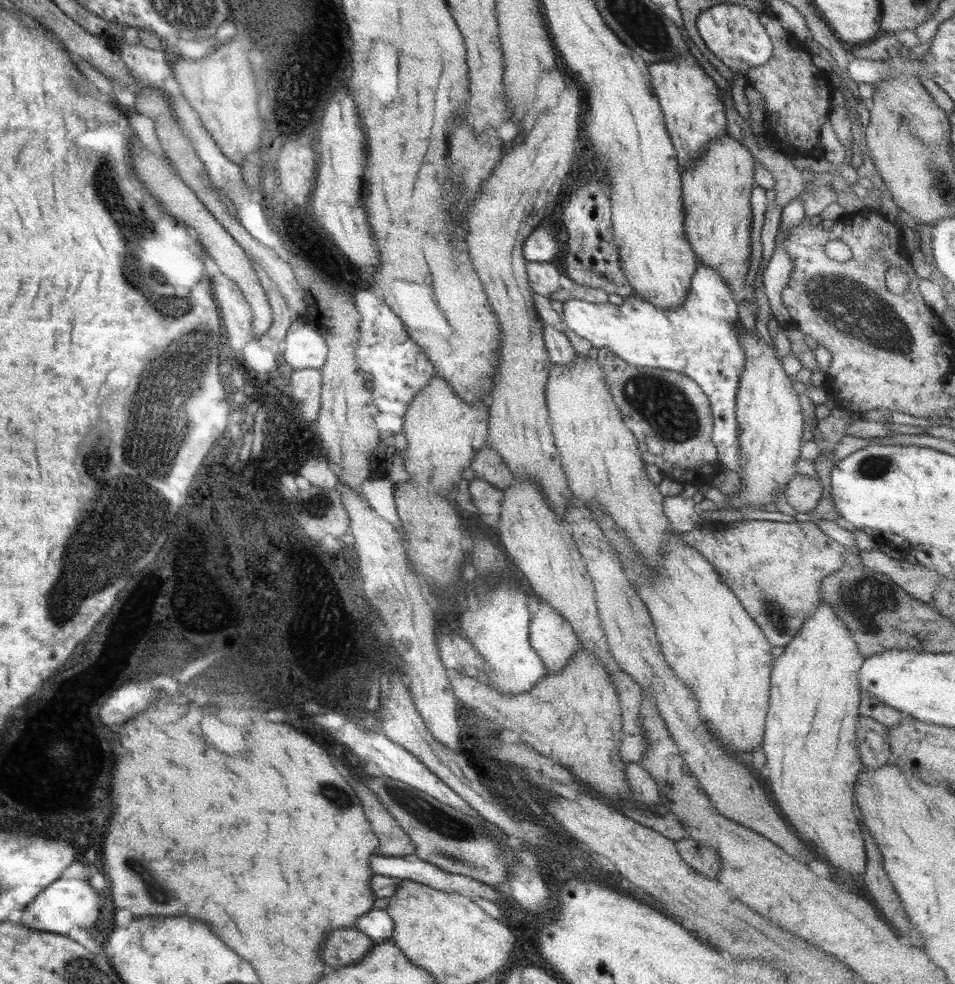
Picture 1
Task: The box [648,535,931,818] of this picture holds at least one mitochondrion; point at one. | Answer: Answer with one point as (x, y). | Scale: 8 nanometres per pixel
(866, 597)

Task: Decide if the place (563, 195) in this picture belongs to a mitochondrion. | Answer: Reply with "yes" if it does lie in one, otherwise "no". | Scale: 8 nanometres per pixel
no

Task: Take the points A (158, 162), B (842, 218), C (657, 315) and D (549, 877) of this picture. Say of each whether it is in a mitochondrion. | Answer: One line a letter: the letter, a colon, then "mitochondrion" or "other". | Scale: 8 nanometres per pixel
A: other
B: other
C: other
D: other

